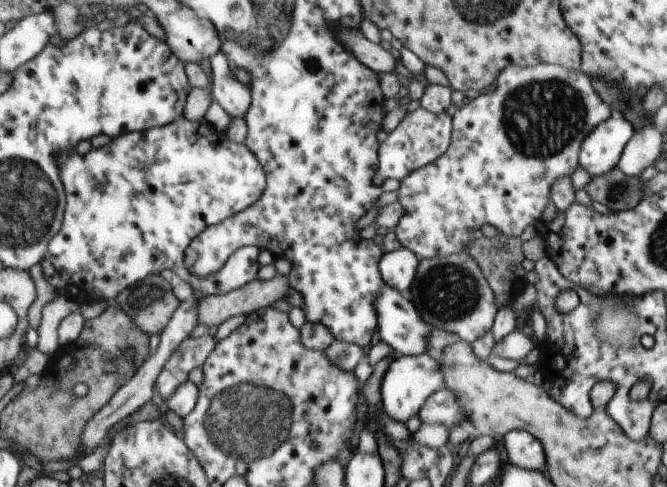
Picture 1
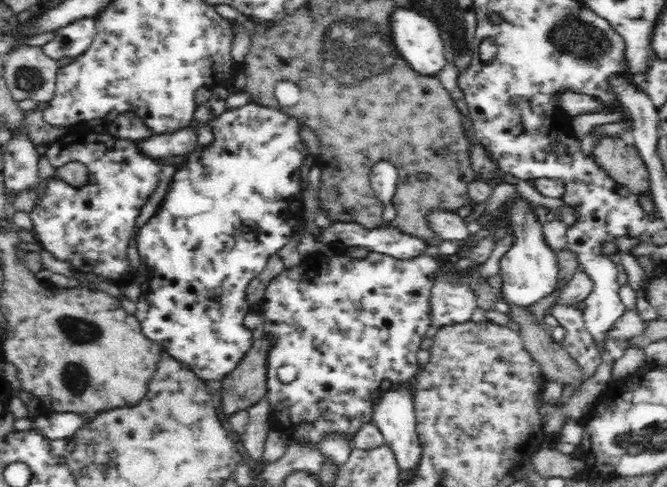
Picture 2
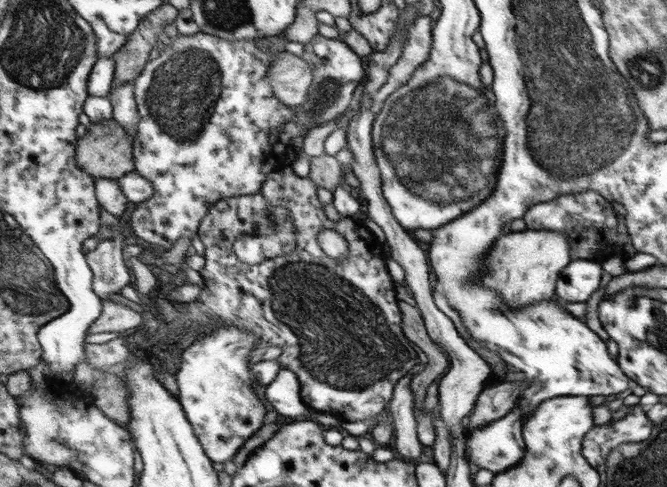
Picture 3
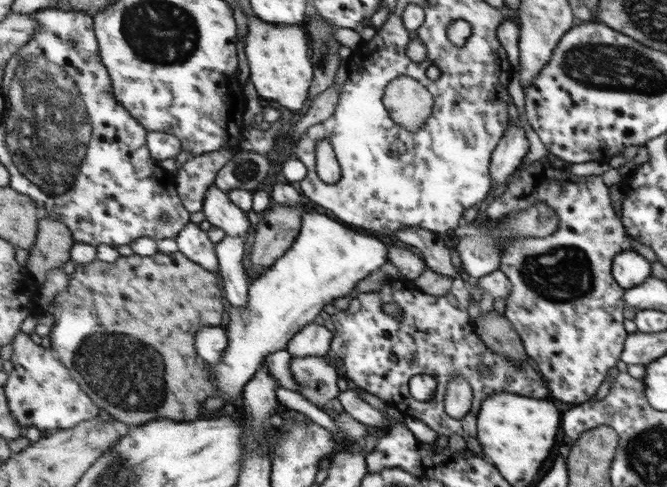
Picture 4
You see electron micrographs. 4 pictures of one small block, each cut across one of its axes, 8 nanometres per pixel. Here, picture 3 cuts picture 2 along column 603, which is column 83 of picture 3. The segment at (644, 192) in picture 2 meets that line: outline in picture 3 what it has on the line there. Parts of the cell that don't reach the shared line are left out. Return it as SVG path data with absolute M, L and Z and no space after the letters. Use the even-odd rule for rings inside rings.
M115 118L104 120L102 123L94 123L88 127L86 135L80 140L76 161L82 169L90 172L96 180L110 178L119 181L130 173L137 171L136 147L134 135Z

